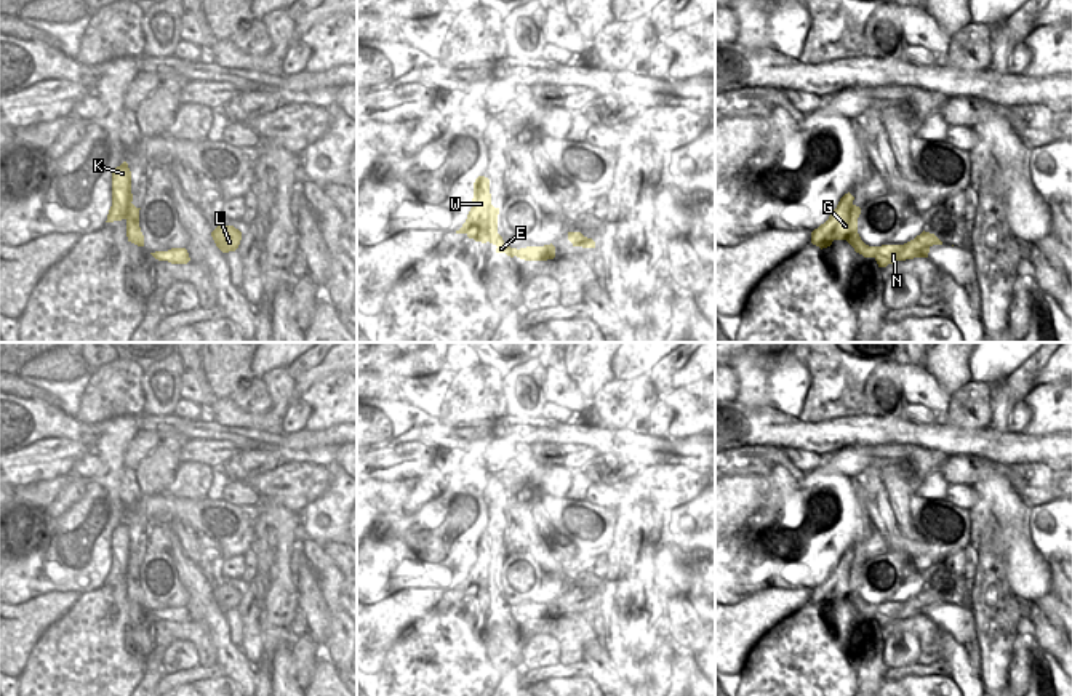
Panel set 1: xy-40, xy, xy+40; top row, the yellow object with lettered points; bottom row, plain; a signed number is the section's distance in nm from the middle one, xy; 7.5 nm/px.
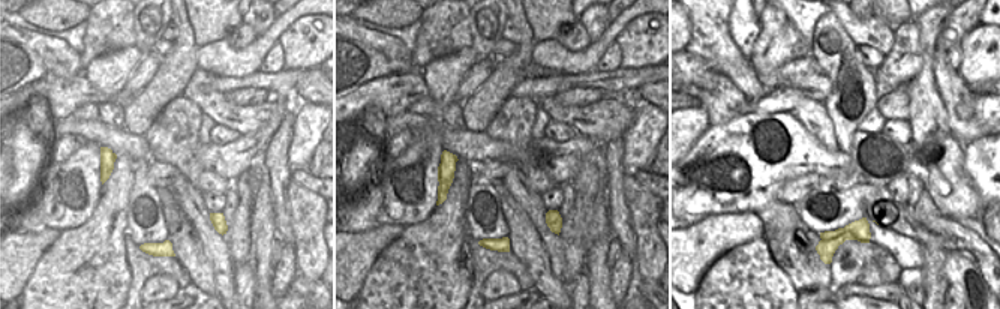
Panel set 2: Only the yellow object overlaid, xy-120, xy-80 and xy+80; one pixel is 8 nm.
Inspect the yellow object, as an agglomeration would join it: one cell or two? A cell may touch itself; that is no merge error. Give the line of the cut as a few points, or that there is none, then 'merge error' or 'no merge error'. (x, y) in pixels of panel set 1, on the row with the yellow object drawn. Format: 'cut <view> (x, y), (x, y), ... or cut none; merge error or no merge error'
cut xy+40 (877, 247), (876, 258); merge error

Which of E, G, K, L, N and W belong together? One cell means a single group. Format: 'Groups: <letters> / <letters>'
Groups: E G K W / L N.

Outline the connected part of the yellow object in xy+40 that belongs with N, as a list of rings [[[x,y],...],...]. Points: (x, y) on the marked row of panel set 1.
[[[923,230],[920,235],[904,245],[877,246],[875,261],[878,267],[886,267],[888,264],[894,264],[898,261],[928,258],[933,245],[942,245],[942,242],[934,234]]]

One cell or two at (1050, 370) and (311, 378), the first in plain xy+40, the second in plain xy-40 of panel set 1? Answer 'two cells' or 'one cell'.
one cell

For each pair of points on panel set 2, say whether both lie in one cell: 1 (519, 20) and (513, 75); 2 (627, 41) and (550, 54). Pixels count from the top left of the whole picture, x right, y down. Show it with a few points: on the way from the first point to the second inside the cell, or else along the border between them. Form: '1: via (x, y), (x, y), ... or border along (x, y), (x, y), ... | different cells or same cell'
1: via (525, 33), (525, 51), (517, 62) | same cell
2: border along (640, 17), (630, 21), (613, 41) | different cells

